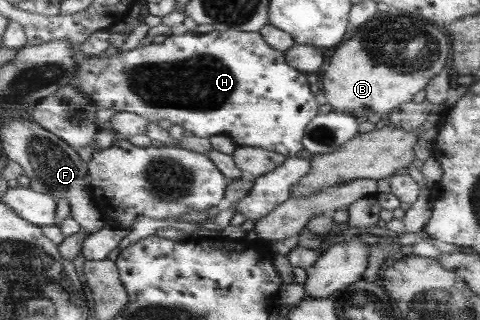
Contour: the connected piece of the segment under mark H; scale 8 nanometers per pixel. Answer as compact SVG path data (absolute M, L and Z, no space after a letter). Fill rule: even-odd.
M229 29L228 31L212 30L211 33L198 34L195 31L187 31L185 34L167 36L164 42L154 43L136 47L133 50L118 52L117 54L107 56L80 57L76 70L79 86L77 89L84 95L91 97L96 105L101 109L115 109L119 112L130 112L141 115L150 122L162 121L167 119L171 124L178 124L184 130L191 131L196 137L212 137L213 135L230 136L238 146L248 146L262 148L268 151L275 151L287 158L294 158L296 153L304 149L303 139L308 124L318 115L320 107L316 101L315 88L308 83L306 74L292 67L287 62L284 52L273 48L267 43L264 36L258 33L248 31L238 31Z

